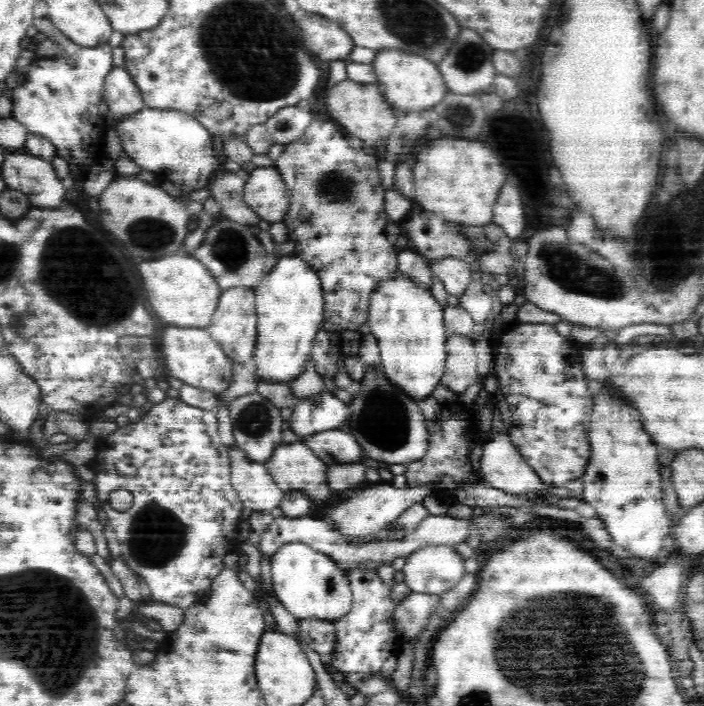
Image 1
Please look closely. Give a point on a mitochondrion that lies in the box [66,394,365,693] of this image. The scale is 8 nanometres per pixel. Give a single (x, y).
(158, 539)

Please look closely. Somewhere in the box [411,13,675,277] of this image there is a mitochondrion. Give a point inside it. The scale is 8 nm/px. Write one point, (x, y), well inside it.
(470, 57)

